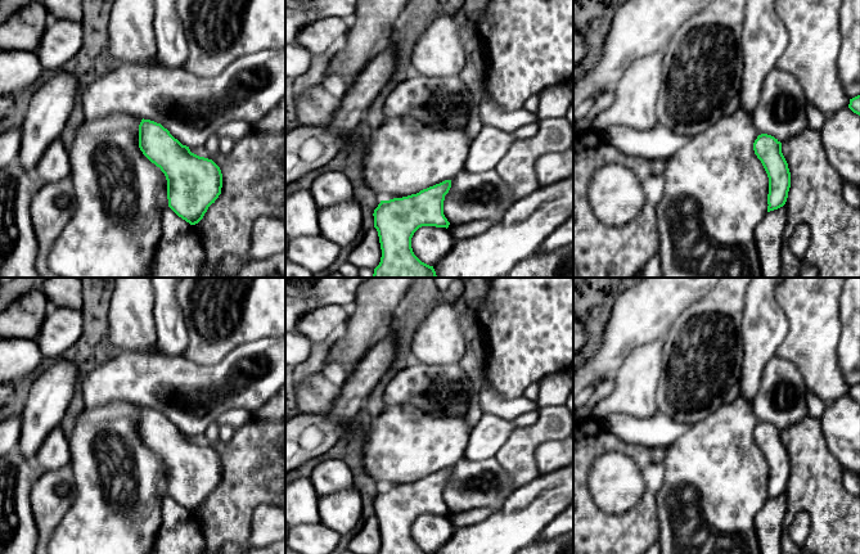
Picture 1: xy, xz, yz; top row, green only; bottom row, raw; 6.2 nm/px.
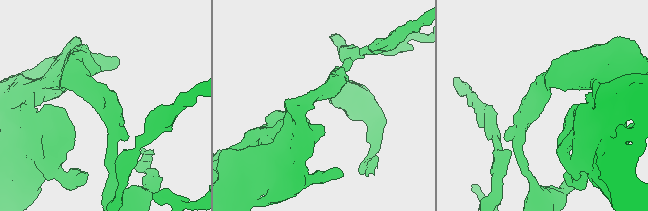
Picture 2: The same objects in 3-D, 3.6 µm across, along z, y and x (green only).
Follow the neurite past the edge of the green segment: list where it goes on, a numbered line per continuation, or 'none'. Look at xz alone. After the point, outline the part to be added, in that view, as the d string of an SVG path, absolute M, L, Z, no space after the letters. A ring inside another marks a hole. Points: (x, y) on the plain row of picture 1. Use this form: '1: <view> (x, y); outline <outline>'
none

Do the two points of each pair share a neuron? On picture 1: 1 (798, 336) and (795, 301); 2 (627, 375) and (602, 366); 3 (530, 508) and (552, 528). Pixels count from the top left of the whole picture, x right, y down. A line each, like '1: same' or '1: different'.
1: same
2: different
3: different

